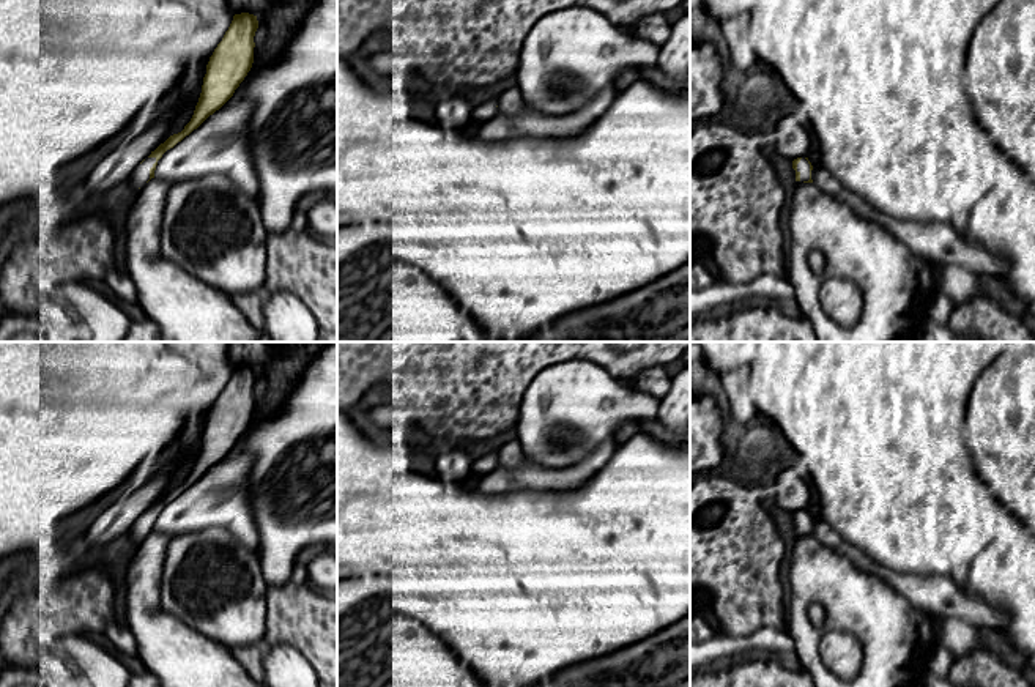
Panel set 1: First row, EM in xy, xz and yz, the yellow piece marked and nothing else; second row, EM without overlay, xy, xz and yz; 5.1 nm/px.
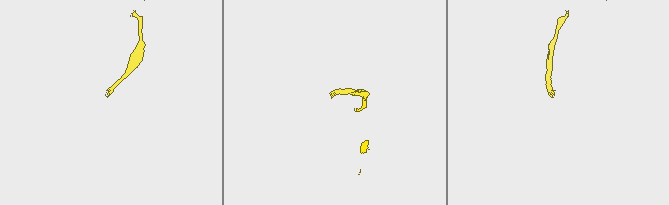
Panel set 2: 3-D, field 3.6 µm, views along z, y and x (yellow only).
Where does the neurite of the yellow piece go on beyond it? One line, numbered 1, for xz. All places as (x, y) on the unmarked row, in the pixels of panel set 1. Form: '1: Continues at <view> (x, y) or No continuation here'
1: No continuation here

